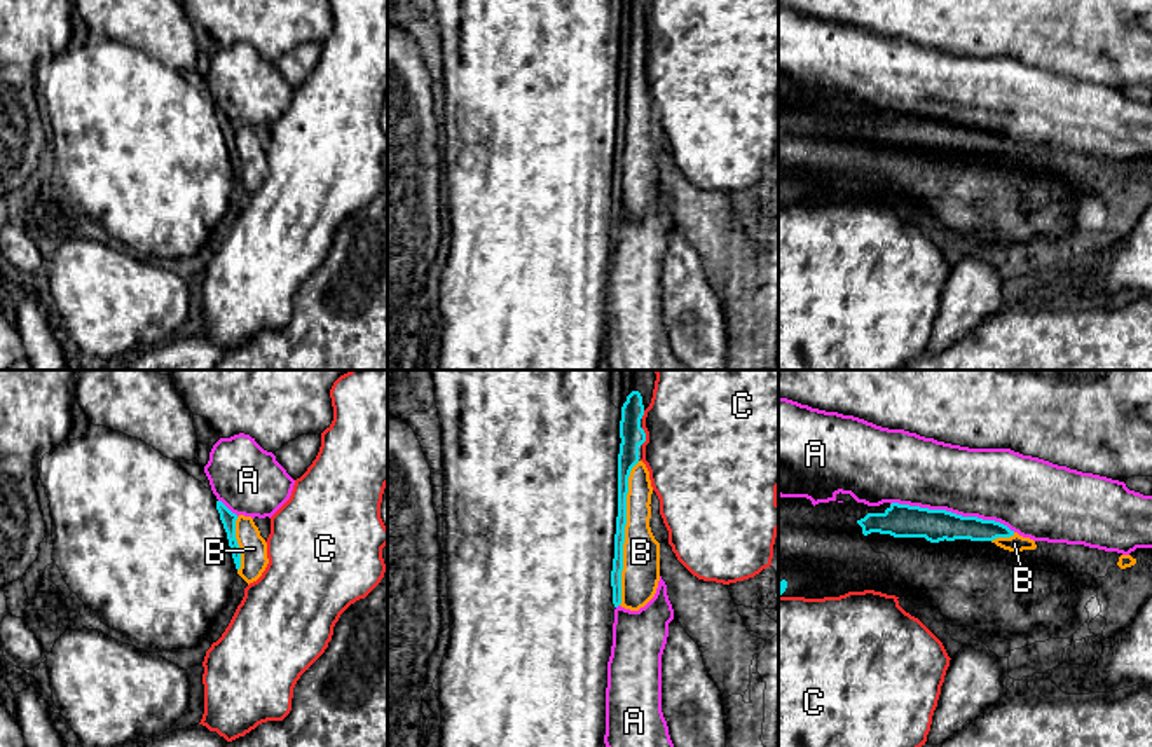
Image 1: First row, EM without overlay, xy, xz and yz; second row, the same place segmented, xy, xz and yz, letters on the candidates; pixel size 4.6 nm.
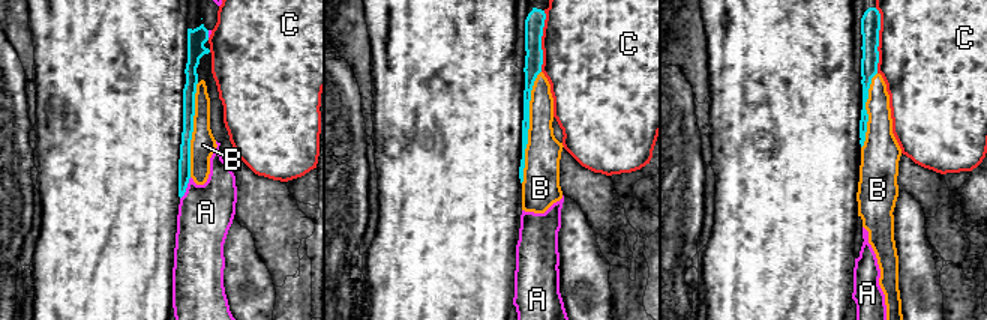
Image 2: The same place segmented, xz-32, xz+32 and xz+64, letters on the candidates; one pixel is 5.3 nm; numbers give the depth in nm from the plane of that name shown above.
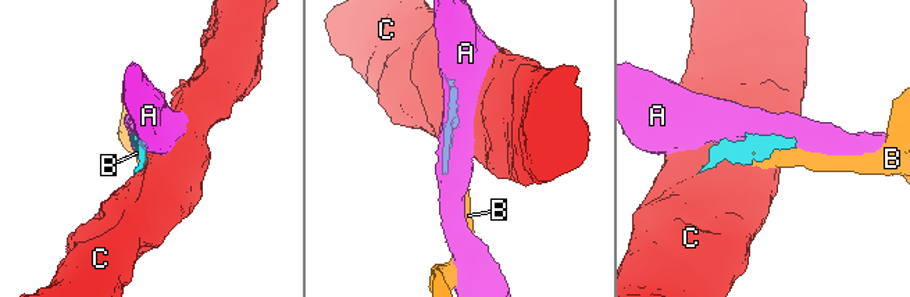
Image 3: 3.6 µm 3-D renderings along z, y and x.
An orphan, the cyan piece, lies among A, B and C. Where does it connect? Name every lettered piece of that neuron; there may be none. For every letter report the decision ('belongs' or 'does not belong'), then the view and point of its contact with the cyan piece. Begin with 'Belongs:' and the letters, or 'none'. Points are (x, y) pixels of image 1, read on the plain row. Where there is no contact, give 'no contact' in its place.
Belongs: B
A: does not belong; meets cyan in yz at (953, 123)
B: belongs; meets cyan in xz at (624, 142)
C: does not belong; meets cyan in xz at (644, 46)

